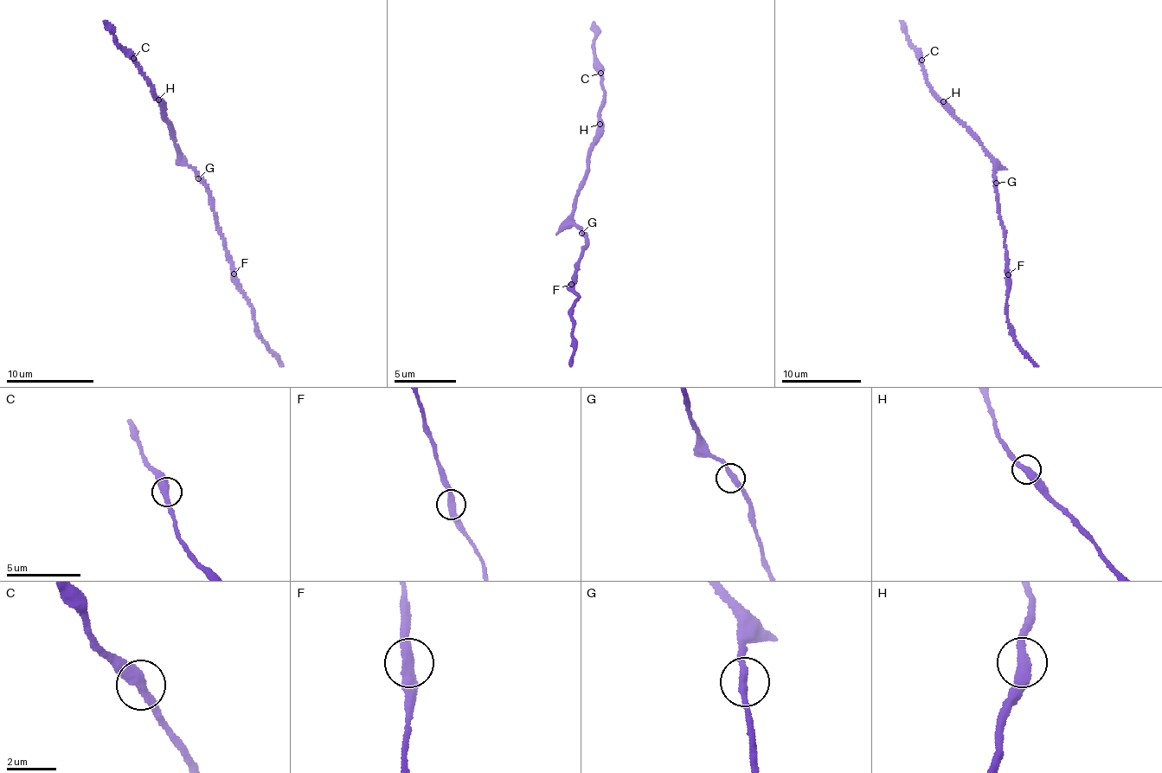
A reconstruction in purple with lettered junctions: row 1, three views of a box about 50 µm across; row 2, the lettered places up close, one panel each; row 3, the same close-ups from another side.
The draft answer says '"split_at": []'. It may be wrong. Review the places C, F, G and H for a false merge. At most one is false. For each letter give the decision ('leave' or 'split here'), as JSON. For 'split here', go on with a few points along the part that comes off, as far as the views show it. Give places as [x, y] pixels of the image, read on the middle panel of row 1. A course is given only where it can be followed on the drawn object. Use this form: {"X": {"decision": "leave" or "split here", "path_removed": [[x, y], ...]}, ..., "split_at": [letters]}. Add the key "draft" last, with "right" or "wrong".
{"C": {"decision": "leave"}, "F": {"decision": "leave"}, "G": {"decision": "leave"}, "H": {"decision": "leave"}, "split_at": [], "draft": "right"}

